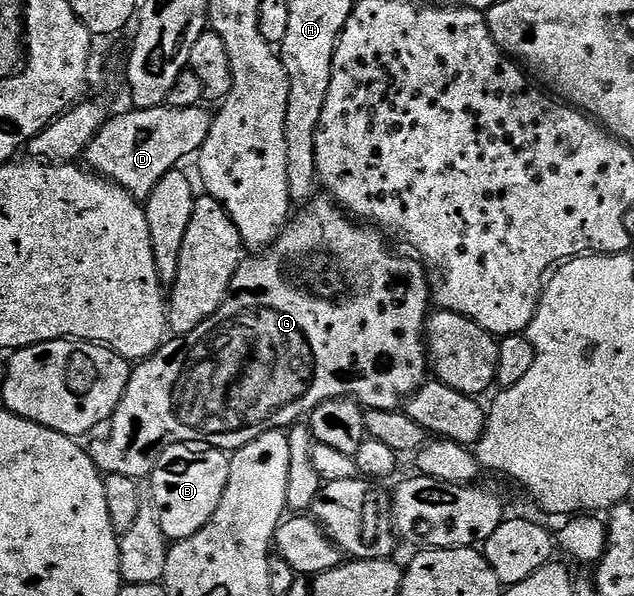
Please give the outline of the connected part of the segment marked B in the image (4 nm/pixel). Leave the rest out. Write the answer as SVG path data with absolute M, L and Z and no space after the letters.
M200 444L172 446L159 456L151 475L151 505L155 508L155 516L159 516L159 528L163 528L170 543L195 536L195 532L202 530L211 516L215 516L215 508L219 508L219 500L223 500L227 488L229 460L226 451Z

